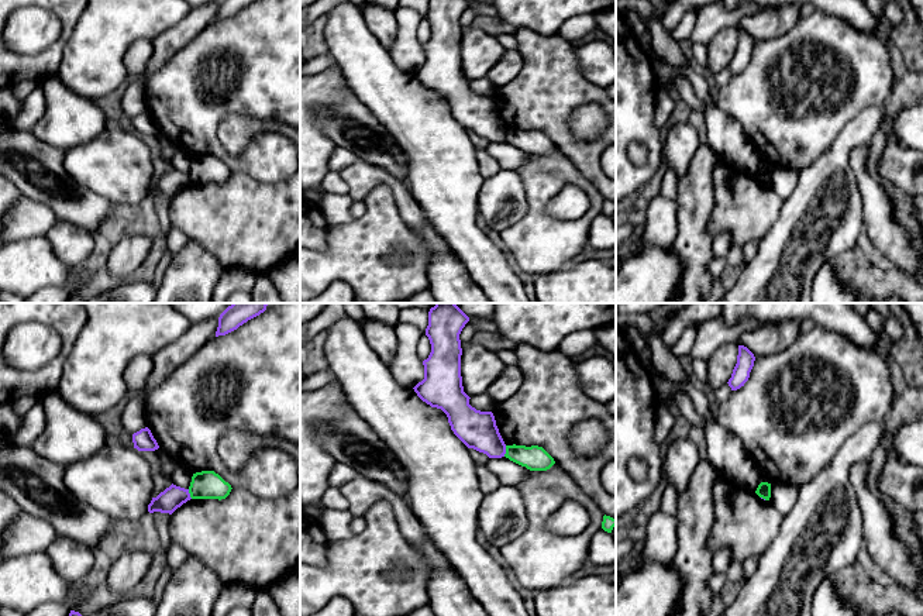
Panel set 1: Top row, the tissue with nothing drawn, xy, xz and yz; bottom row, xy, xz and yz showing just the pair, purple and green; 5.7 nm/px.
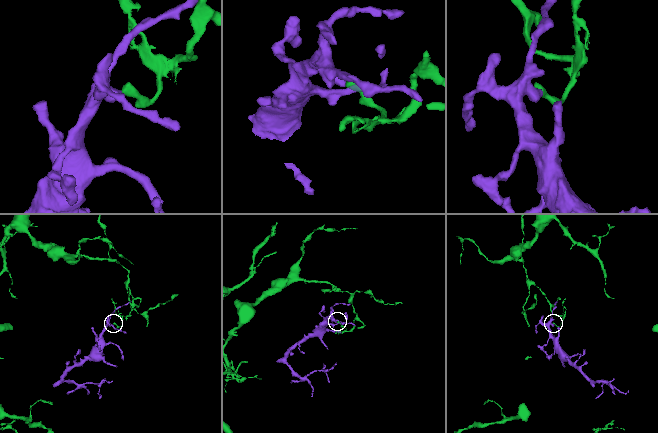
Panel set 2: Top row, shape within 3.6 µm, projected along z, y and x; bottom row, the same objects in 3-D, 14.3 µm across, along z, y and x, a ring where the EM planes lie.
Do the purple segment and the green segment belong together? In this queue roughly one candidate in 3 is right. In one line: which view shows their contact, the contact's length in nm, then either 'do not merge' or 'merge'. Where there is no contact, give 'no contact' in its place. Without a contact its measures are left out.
meets purple in xz; contact 70 nm long; do not merge

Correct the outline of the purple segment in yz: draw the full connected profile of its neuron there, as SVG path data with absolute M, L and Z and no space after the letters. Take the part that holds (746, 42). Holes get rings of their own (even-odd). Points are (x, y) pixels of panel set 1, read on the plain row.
M738 30L737 48L733 54L731 62L727 66L731 75L737 75L744 70L750 62L754 45L755 41L747 31Z

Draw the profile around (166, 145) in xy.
M162 133L154 135L161 147L161 154L165 156L168 162L172 161L173 152L176 151L176 145L165 137Z

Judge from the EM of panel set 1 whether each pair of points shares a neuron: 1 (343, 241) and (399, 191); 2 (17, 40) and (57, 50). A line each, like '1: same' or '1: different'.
1: different
2: different

